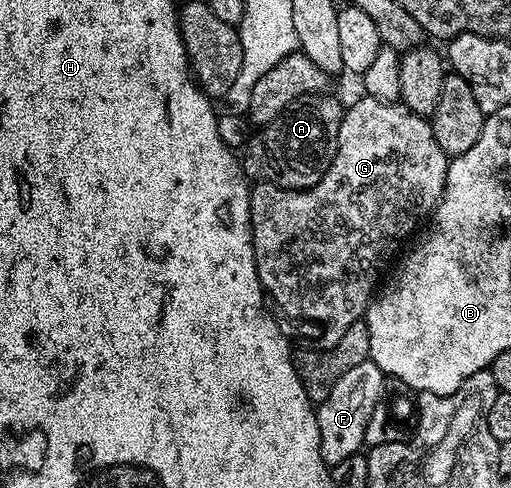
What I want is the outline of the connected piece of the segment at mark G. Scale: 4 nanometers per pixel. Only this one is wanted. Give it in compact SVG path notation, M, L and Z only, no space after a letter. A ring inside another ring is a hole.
M362 95L360 99L355 101L350 108L348 105L344 109L339 126L337 152L333 155L331 166L325 171L319 183L304 190L286 190L274 184L257 182L252 185L249 194L249 221L253 231L253 253L255 254L257 273L261 279L261 287L265 289L266 297L272 303L274 300L281 307L283 315L290 316L293 320L306 320L309 324L322 324L323 327L329 328L329 333L326 334L325 341L323 341L326 348L335 346L335 342L339 342L339 338L347 330L347 326L351 326L356 320L364 317L365 311L369 309L370 300L378 291L379 283L377 284L377 279L380 278L385 263L392 258L393 251L405 239L408 241L418 231L422 221L432 213L441 201L441 195L445 193L447 170L450 162L450 157L446 156L444 150L439 146L439 142L435 142L433 125L426 117L415 114L406 104L400 102L388 104L366 95Z

